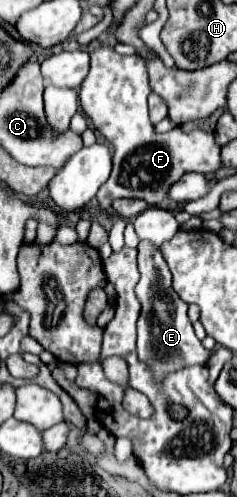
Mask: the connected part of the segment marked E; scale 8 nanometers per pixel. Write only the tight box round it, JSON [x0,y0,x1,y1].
[136,242,210,380]

